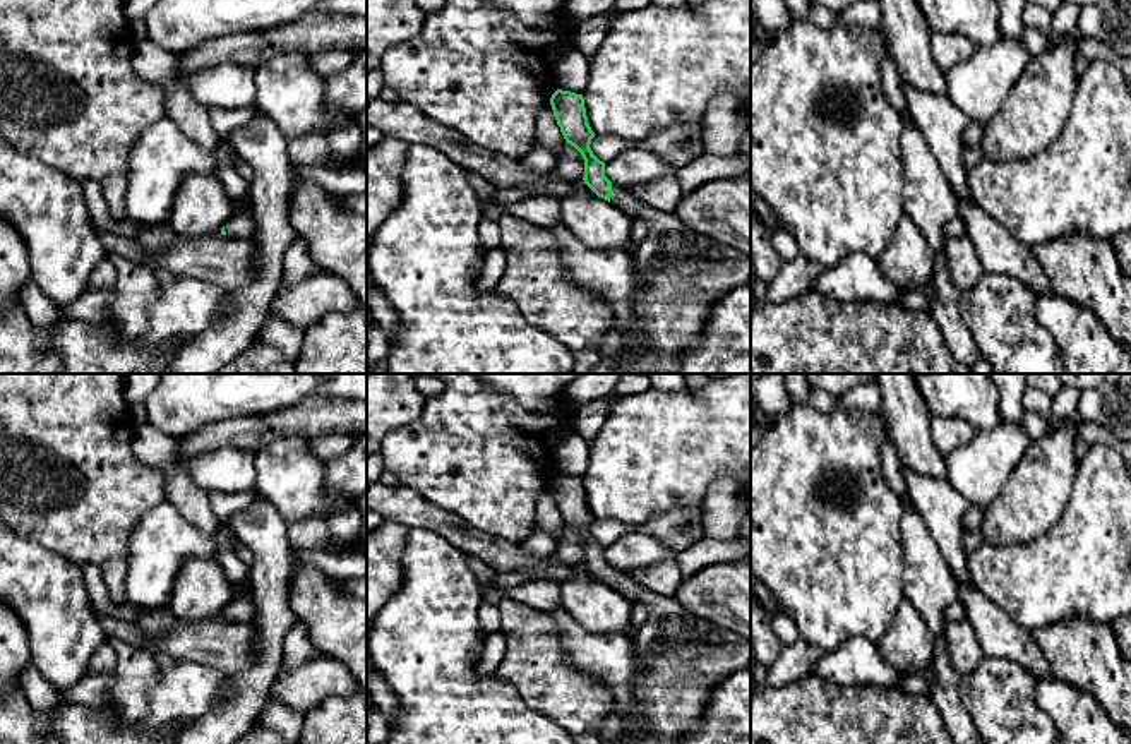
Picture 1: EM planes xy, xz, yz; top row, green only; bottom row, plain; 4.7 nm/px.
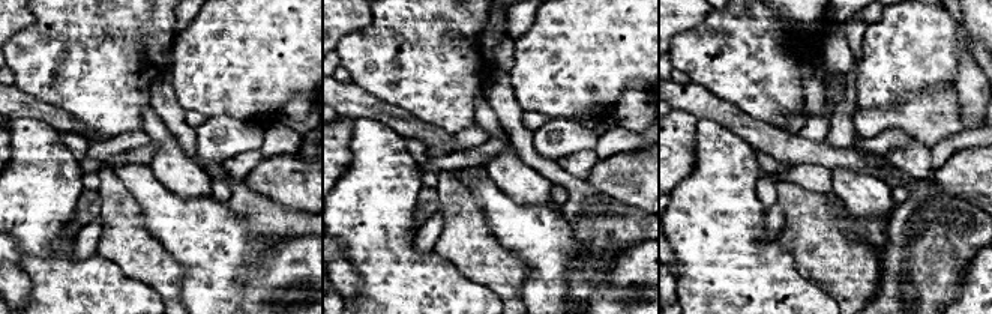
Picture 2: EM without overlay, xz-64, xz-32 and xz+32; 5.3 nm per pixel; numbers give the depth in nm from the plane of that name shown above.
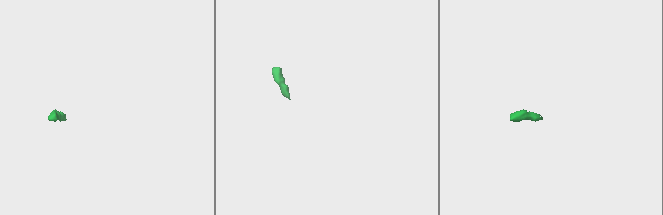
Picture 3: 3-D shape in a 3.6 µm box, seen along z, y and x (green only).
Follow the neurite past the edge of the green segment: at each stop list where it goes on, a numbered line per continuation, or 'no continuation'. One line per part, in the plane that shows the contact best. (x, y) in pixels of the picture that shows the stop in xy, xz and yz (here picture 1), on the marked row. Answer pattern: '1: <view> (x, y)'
1: xz (681, 280)

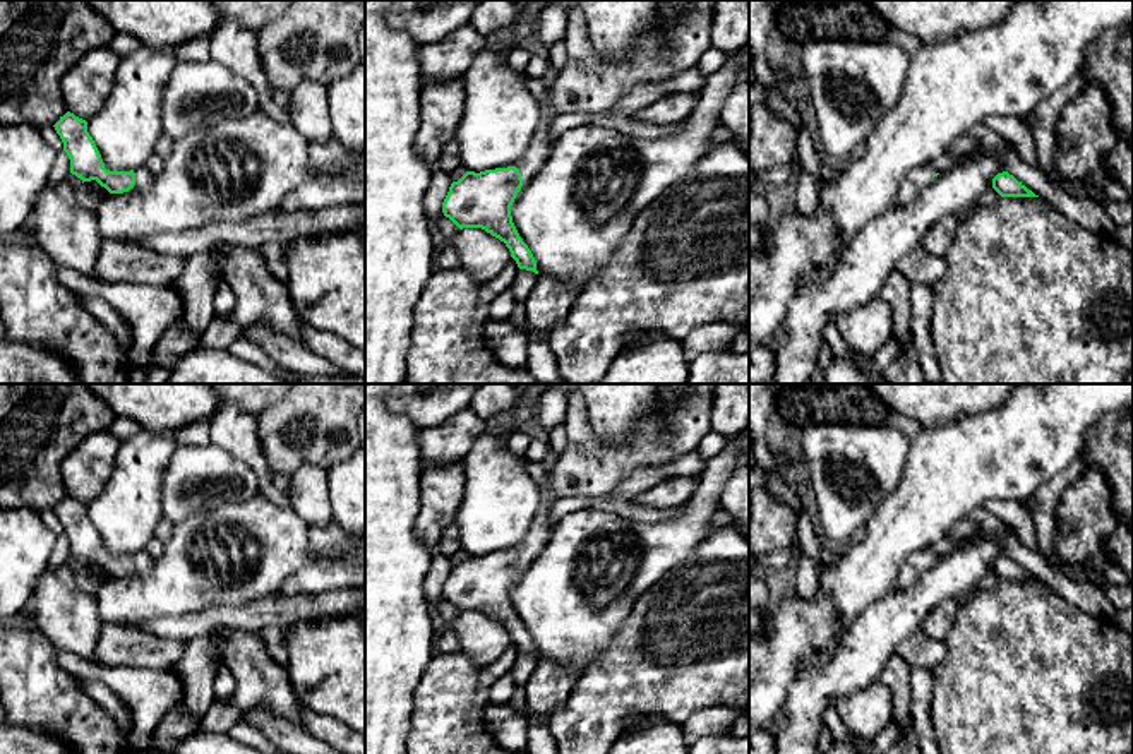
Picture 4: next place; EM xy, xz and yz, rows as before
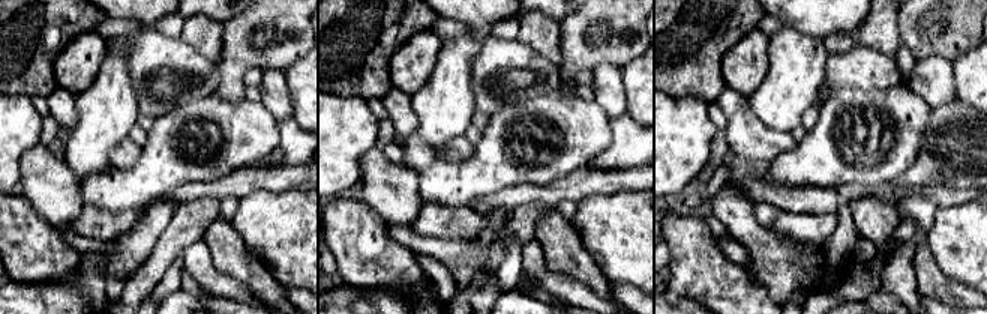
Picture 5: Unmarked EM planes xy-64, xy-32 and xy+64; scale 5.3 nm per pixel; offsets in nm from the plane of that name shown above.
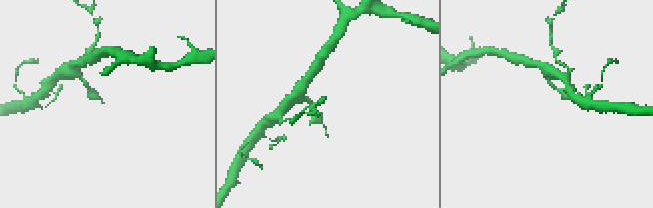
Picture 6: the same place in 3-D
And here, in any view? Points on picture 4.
1: xy (143, 175)

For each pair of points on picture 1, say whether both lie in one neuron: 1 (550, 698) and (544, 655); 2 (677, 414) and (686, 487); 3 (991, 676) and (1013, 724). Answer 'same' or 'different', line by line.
1: same
2: same
3: same

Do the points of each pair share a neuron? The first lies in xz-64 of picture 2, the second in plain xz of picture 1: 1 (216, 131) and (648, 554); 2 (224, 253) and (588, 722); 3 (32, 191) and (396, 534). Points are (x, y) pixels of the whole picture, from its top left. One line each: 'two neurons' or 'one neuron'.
1: one neuron
2: two neurons
3: two neurons

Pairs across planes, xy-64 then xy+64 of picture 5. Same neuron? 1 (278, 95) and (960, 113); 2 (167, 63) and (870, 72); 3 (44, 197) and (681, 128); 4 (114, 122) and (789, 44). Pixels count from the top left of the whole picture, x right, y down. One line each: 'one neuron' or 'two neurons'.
1: two neurons
2: one neuron
3: two neurons
4: one neuron

